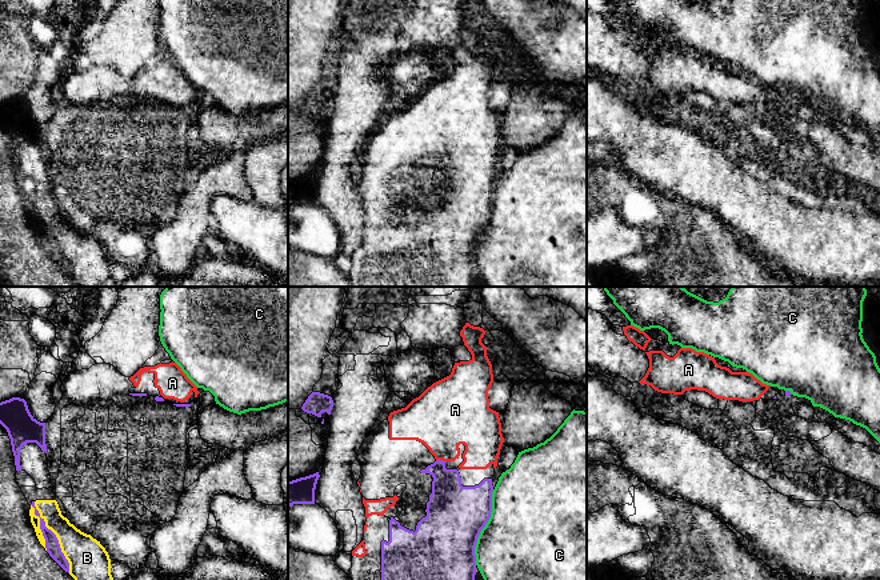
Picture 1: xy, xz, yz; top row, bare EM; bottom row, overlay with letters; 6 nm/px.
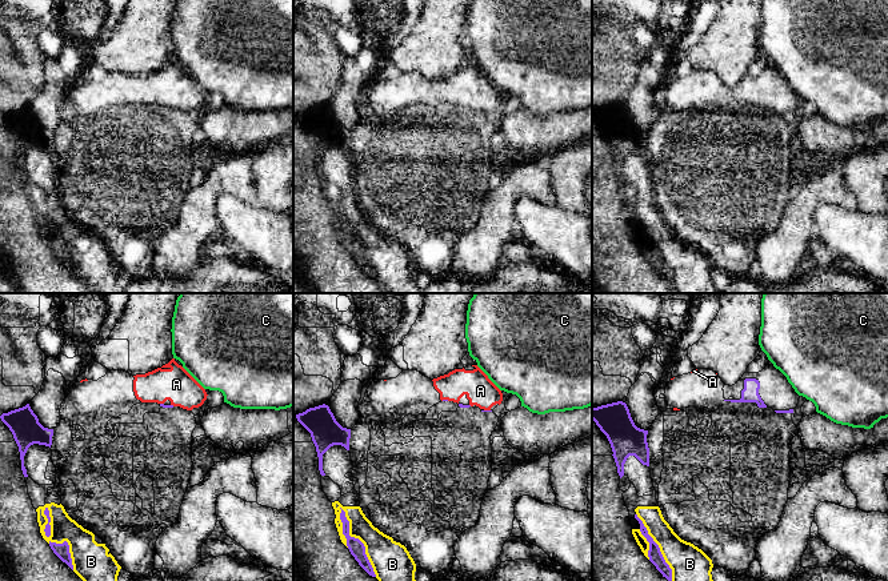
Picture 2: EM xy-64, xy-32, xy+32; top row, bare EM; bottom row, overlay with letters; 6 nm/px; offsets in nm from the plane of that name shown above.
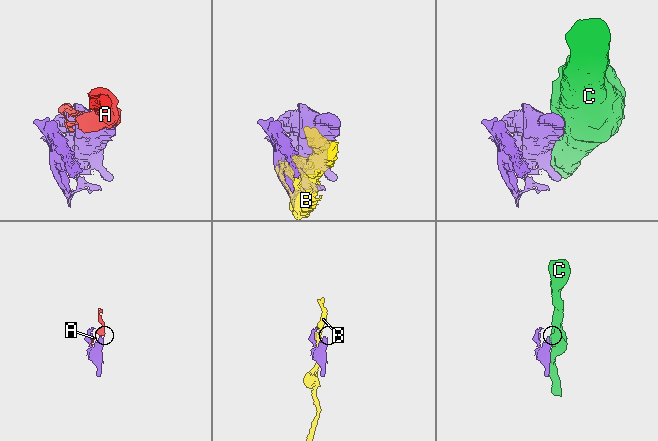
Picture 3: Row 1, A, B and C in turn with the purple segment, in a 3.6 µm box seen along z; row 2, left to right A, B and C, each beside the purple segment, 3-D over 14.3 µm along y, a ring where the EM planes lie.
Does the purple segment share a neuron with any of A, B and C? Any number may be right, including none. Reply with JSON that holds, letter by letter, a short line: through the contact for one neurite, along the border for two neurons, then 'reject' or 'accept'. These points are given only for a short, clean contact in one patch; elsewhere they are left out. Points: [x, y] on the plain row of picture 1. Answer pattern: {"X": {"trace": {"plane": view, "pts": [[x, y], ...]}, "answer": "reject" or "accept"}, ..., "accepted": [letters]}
{"A": {"trace": {"plane": "xz", "pts": [[450, 202], [440, 162], [442, 120]]}, "answer": "accept"}, "B": {"answer": "reject"}, "C": {"answer": "reject"}, "accepted": ["A"]}

